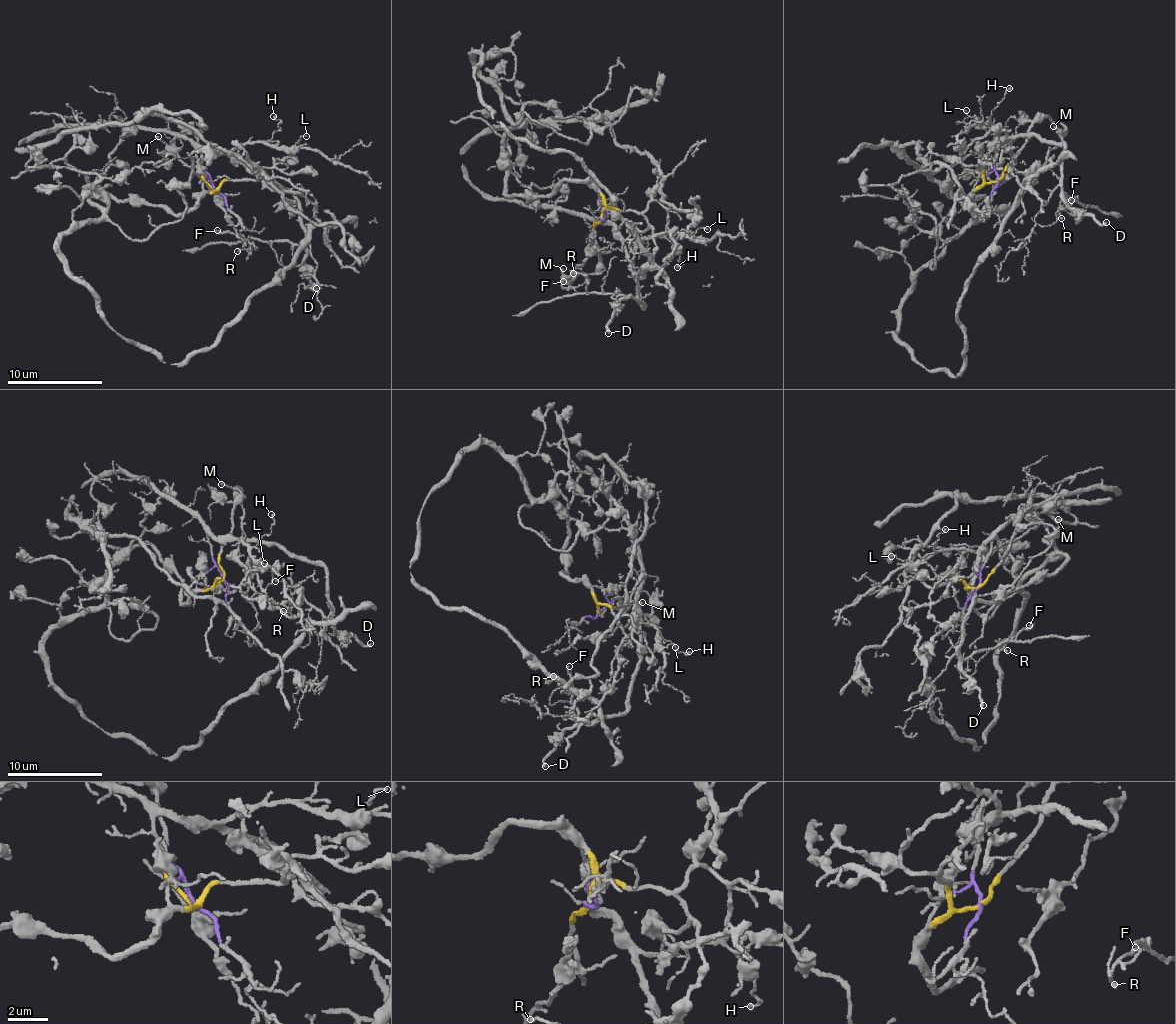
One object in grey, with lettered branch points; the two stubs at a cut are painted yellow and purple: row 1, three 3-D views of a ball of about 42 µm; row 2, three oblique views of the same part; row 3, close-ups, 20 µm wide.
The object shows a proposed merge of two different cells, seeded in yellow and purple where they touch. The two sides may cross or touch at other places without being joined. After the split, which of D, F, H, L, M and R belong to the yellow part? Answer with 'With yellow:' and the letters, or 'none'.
With yellow: M

